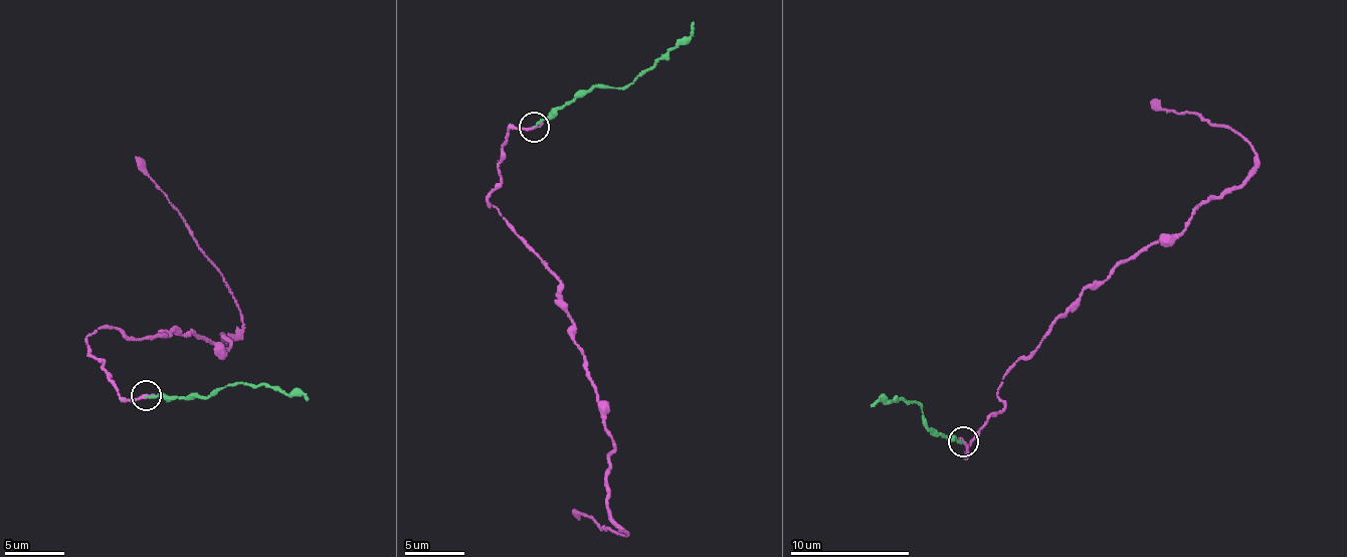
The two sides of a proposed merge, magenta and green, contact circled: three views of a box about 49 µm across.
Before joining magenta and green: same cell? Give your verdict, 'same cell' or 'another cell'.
same cell

